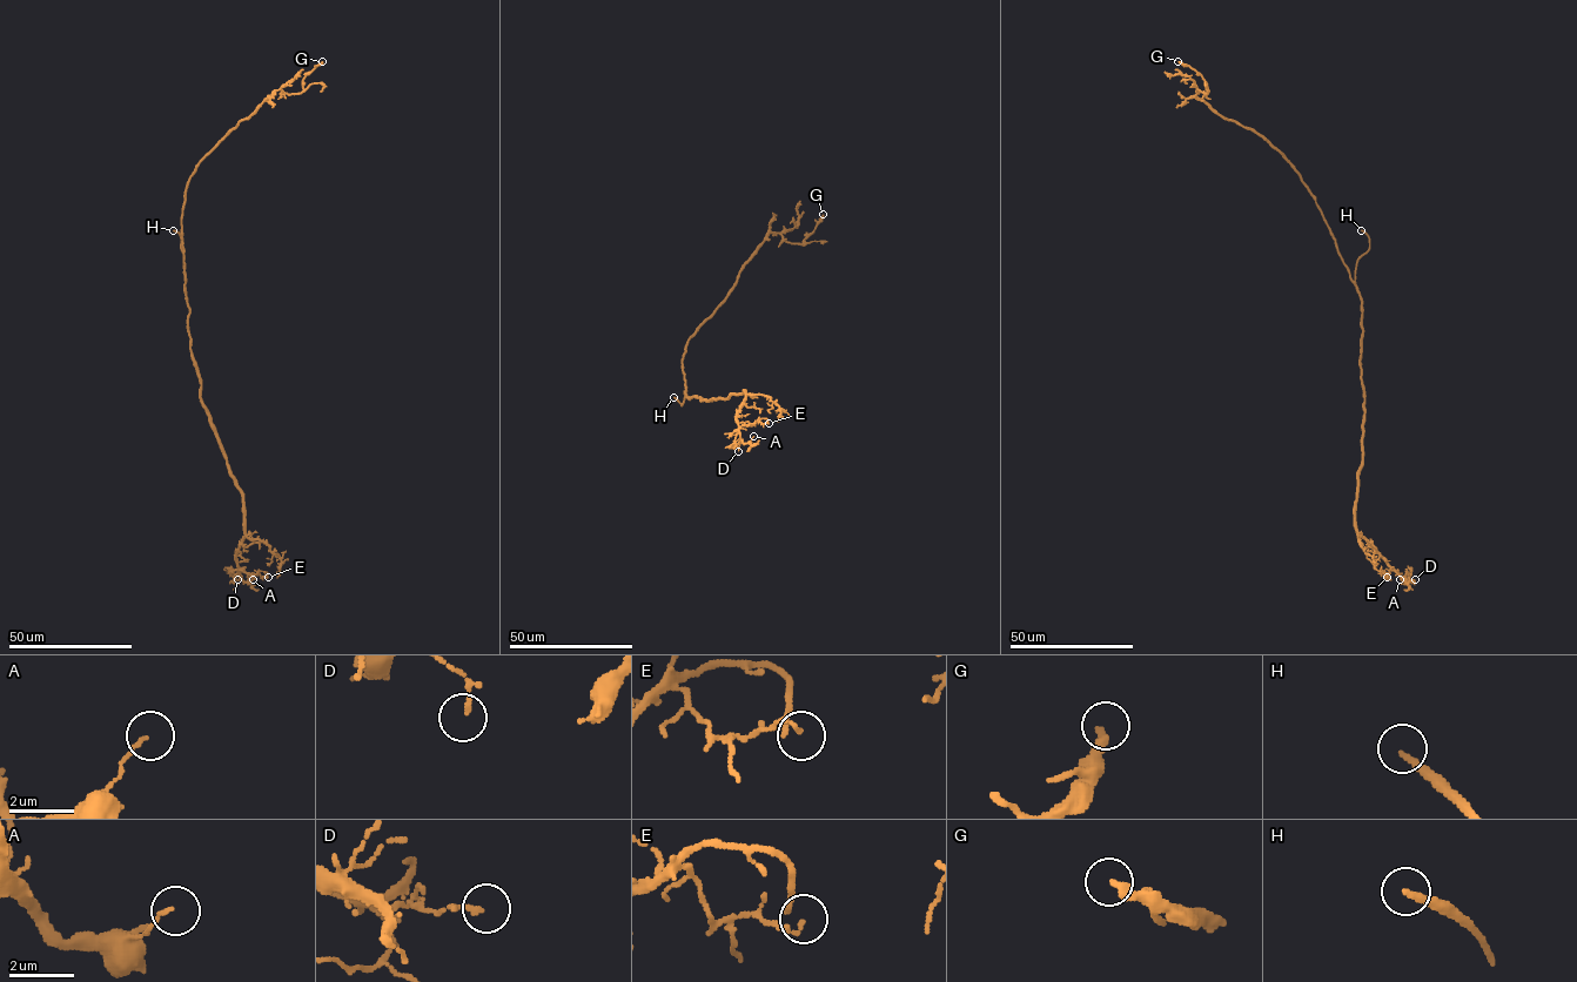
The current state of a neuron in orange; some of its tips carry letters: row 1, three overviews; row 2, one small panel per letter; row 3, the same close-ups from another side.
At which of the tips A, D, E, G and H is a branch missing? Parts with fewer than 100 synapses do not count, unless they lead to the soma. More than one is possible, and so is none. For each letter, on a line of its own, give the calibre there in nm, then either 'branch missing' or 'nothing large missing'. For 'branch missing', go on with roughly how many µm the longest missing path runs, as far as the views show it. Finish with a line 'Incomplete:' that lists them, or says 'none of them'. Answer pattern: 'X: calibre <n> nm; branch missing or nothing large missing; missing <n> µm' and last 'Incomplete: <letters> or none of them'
A: calibre 90 nm; nothing large missing
D: calibre 90 nm; nothing large missing
E: calibre 110 nm; nothing large missing
G: calibre 320 nm; nothing large missing
H: calibre 200 nm; branch missing; missing 25 µm
Incomplete: H

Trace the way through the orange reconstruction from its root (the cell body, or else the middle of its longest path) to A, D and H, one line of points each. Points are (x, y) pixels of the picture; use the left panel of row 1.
A: (185, 277), (190, 351), (201, 402), (242, 497), (245, 538), (235, 562), (240, 578), (253, 579)
D: (185, 277), (190, 351), (201, 402), (242, 497), (245, 538), (235, 557), (237, 579)
H: (185, 277), (181, 237), (173, 230)

